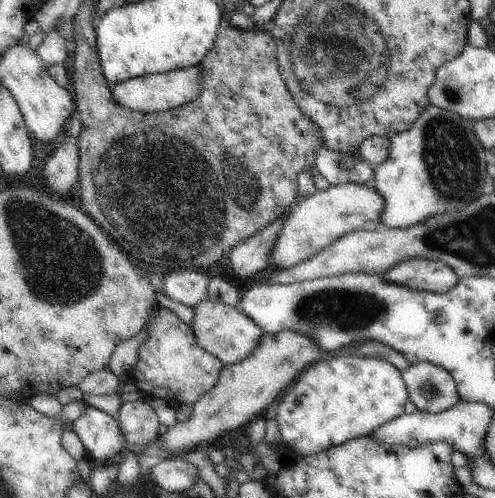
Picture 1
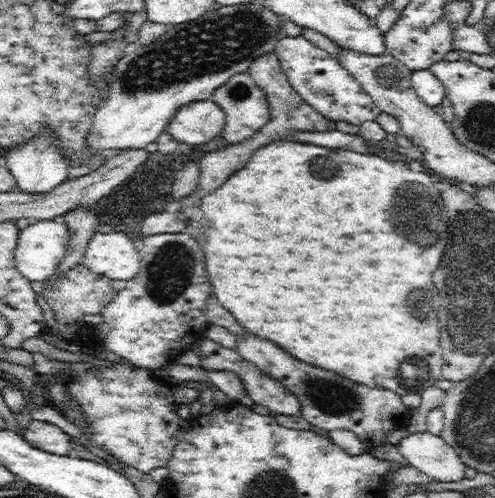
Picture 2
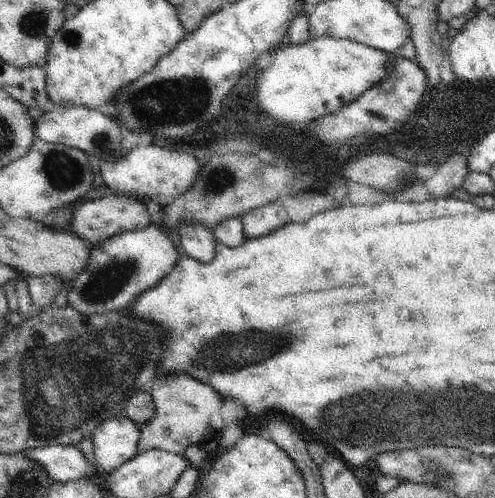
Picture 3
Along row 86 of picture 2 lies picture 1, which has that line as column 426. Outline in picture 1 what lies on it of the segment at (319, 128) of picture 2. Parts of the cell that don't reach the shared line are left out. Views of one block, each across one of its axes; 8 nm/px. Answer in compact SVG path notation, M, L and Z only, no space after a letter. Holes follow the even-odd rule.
M407 260L403 264L393 266L383 274L385 284L395 284L399 288L407 288L413 292L425 294L447 294L459 278L453 274L447 264L431 262L431 260Z

